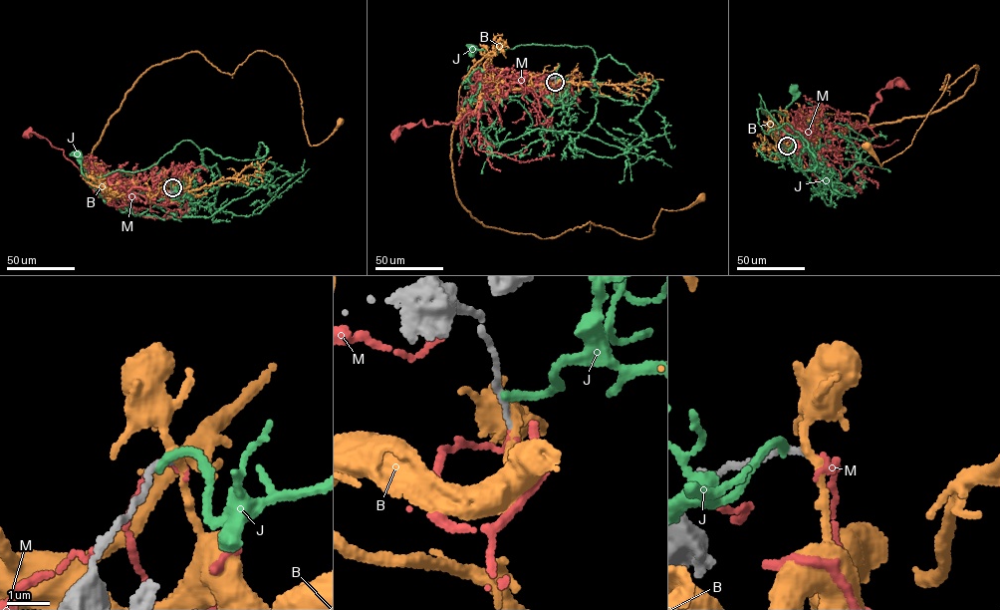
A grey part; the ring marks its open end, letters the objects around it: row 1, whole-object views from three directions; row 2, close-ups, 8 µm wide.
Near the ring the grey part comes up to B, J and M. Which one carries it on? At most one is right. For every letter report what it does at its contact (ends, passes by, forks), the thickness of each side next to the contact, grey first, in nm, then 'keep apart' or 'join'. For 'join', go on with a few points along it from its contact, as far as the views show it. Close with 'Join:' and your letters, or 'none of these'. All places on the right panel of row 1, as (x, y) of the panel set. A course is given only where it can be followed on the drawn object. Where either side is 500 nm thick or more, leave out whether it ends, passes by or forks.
B: it passes by | 120/200 nm | keep apart
J: it ends | 140/180 nm | keep apart
M: it ends | 110/160 nm | join | via (787, 146), (787, 132), (834, 149), (851, 146), (878, 92), (900, 84)
Join: M

